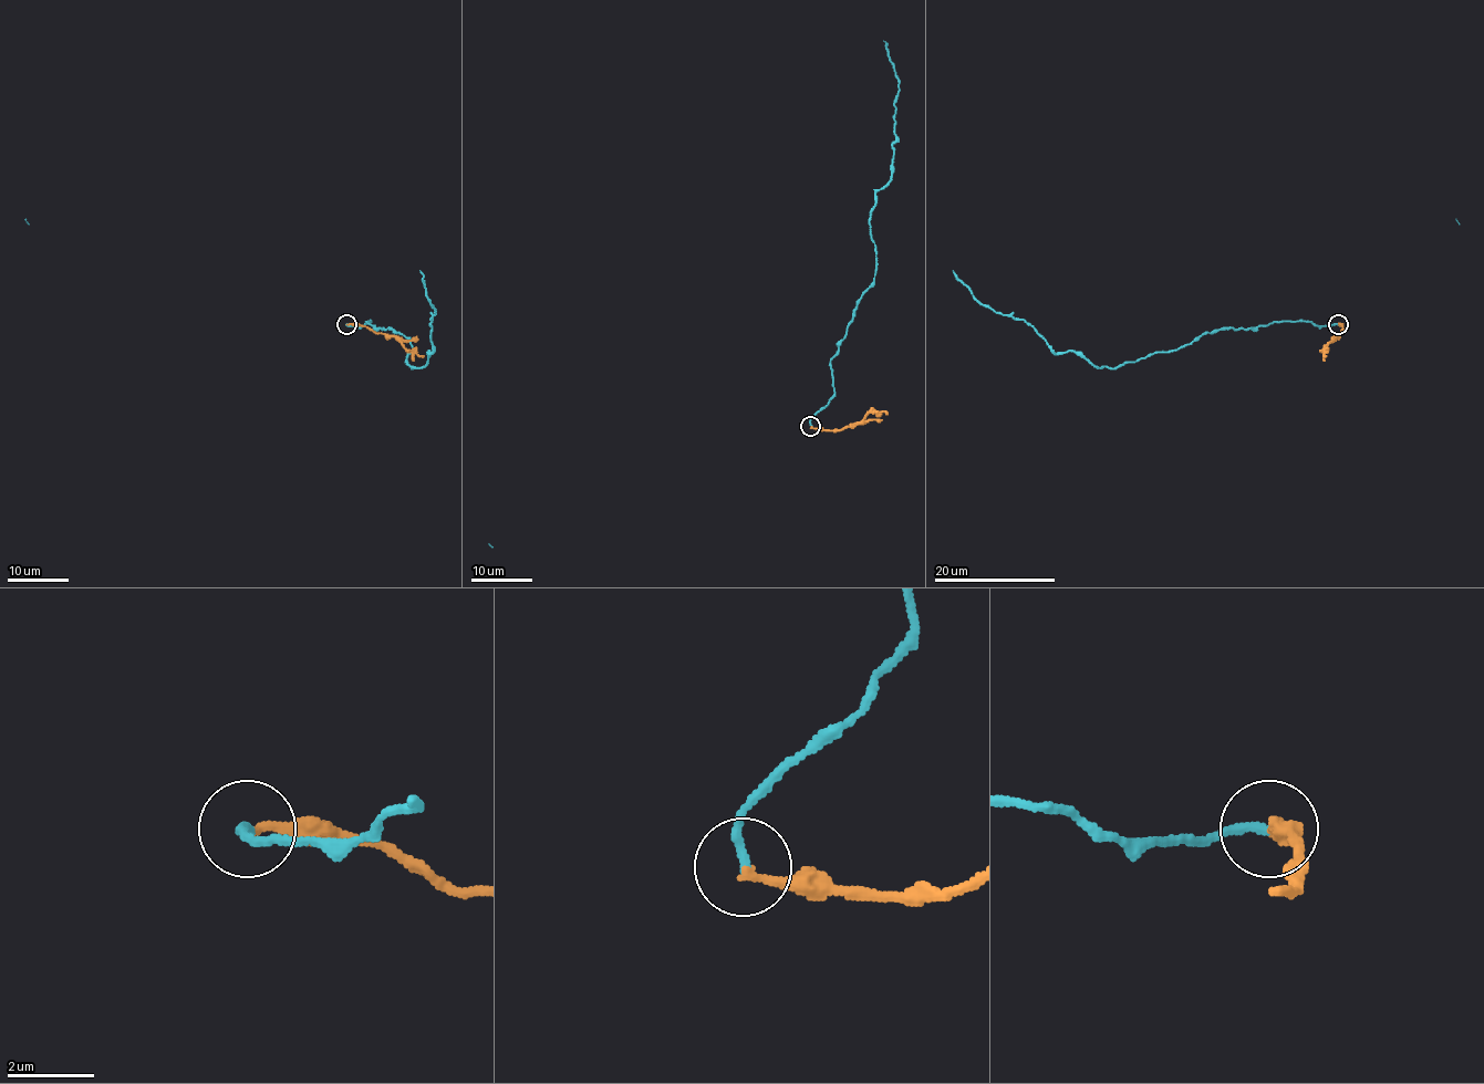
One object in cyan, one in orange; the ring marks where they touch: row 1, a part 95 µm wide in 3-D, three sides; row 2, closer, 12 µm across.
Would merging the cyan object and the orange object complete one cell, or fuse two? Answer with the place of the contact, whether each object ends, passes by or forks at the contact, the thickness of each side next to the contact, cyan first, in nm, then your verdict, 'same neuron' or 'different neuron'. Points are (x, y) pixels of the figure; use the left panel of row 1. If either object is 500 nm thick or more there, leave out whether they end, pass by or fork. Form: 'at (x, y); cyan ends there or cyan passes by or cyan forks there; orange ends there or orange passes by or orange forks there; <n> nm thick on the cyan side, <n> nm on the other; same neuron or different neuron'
at (346, 324); cyan ends there; orange ends there; 240 nm thick on the cyan side, 180 nm on the other; different neuron

